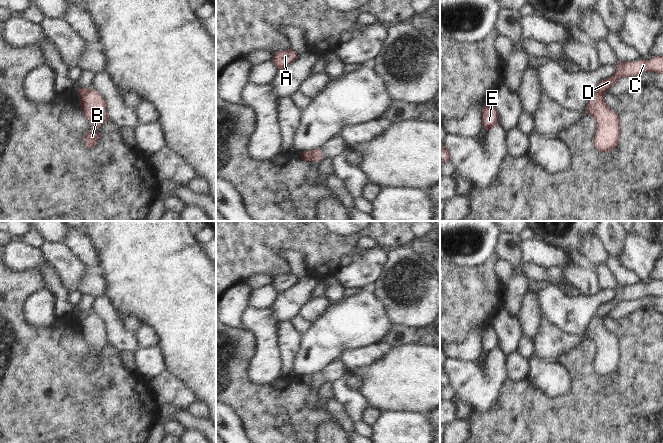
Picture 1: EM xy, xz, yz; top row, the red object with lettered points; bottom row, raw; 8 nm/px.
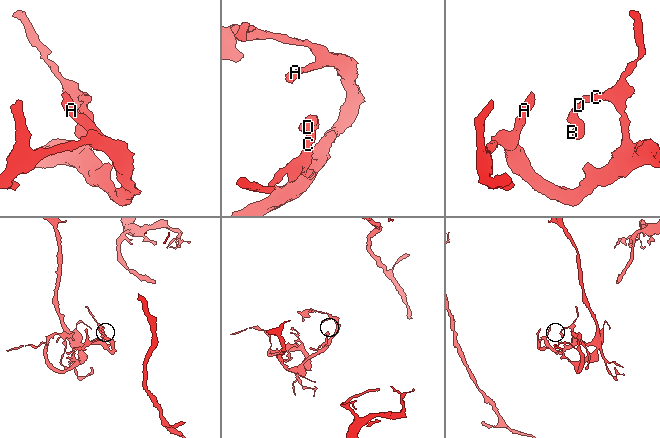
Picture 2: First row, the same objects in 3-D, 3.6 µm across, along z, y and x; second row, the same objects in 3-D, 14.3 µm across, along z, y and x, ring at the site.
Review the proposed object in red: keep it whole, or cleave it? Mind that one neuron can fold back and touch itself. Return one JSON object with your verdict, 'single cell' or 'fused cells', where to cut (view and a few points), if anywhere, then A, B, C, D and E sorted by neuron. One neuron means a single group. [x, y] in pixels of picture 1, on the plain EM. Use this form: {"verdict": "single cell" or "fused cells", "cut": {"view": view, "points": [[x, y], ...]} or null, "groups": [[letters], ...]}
{"verdict": "fused cells", "cut": {"view": "xy", "points": [[88, 315], [79, 321]]}, "groups": [["A", "C", "D", "E"], ["B"]]}

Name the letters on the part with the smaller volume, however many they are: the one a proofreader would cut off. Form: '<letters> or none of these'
B

